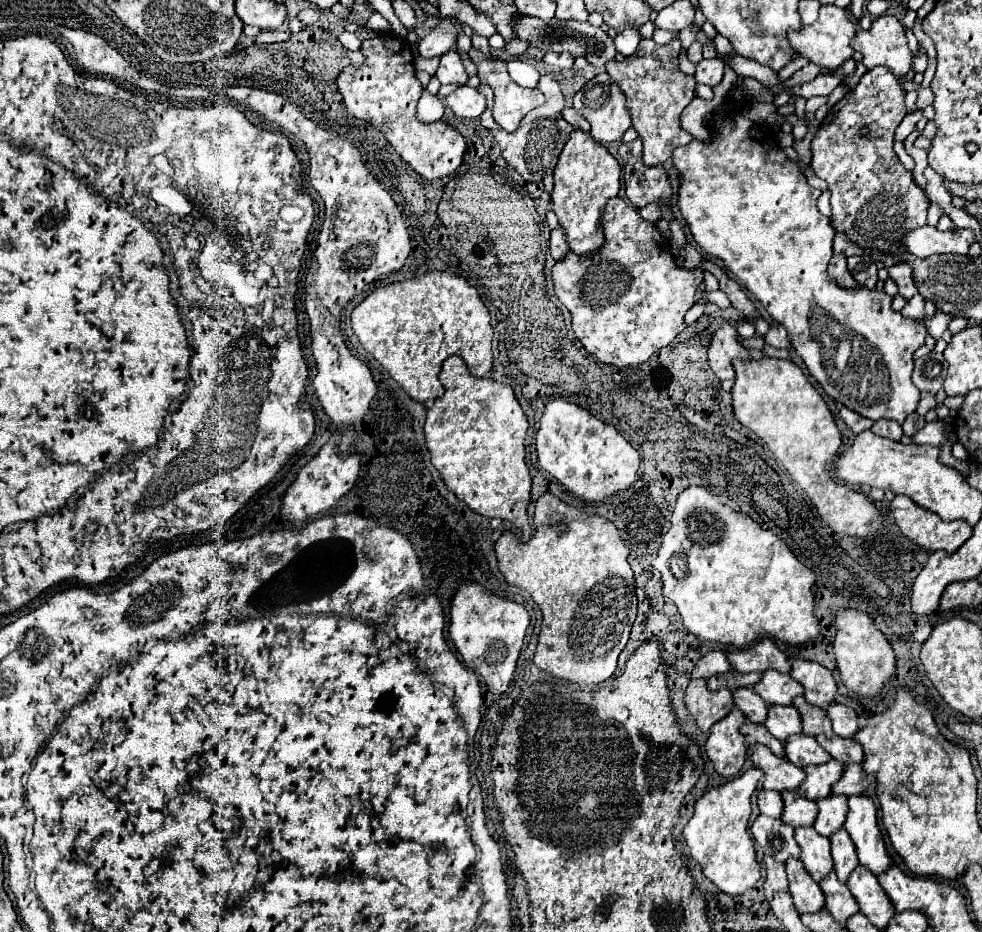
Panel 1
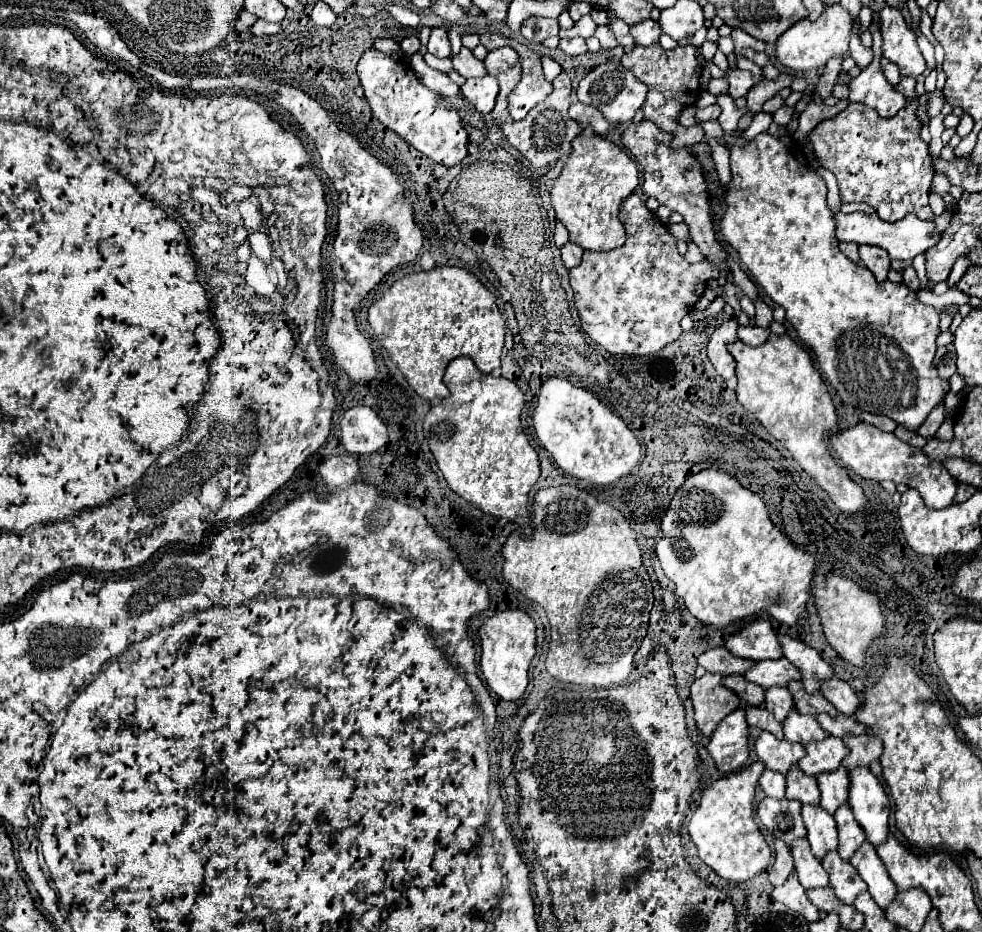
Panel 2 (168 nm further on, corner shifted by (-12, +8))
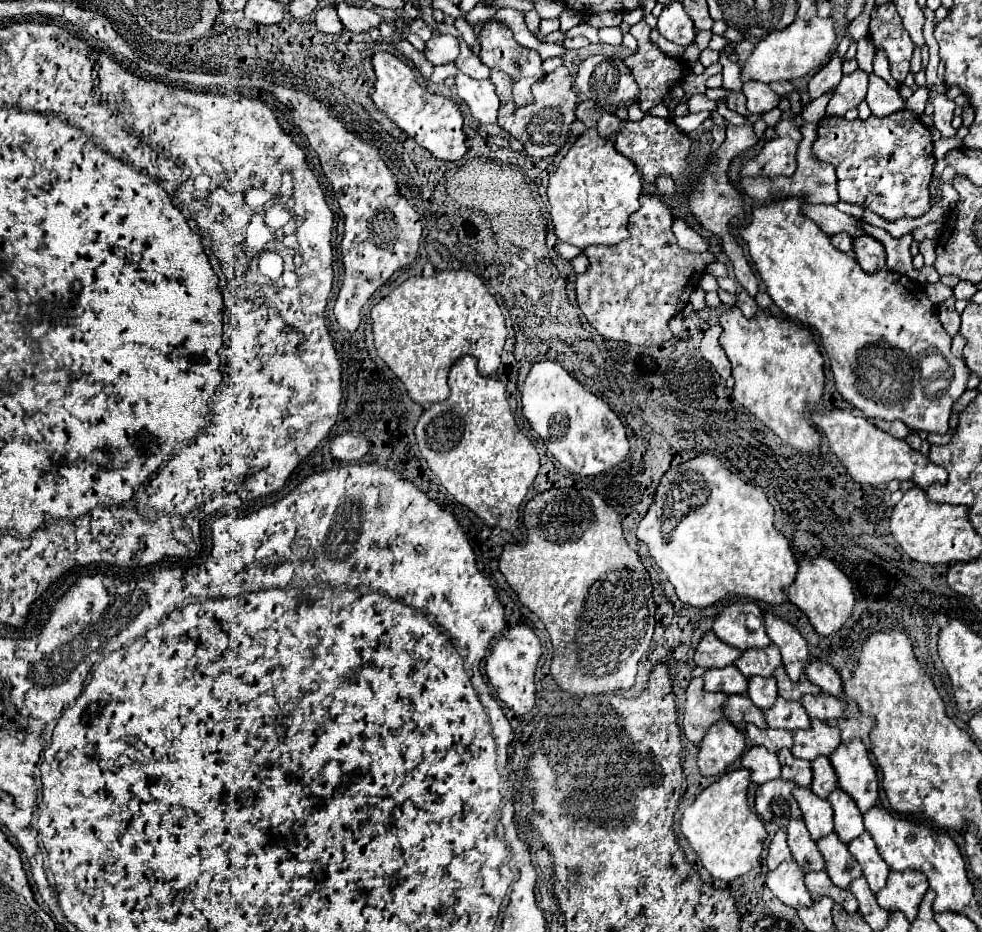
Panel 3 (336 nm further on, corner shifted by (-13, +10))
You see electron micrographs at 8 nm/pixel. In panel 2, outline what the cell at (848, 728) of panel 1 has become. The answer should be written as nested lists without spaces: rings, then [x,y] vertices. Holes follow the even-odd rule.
[[[833,677],[831,681],[823,681],[821,683],[821,693],[825,695],[825,699],[829,703],[833,703],[837,707],[839,713],[853,717],[857,713],[857,709],[861,707],[861,701],[857,699],[855,691],[841,679]]]

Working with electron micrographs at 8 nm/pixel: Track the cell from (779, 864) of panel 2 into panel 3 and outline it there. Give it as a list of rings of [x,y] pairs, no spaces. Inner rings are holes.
[[[780,829],[772,839],[770,839],[770,847],[768,847],[768,855],[766,855],[766,863],[768,863],[768,869],[776,869],[782,861],[790,859],[792,853],[790,853],[790,847],[786,843],[786,833]]]

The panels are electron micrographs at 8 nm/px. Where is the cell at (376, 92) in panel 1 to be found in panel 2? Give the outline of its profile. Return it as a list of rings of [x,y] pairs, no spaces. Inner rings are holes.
[[[367,49],[359,59],[357,75],[361,79],[365,99],[371,105],[373,115],[385,127],[401,135],[411,147],[415,147],[435,163],[441,163],[445,167],[461,163],[461,159],[467,155],[469,135],[461,125],[457,109],[445,97],[429,91],[419,81],[407,59],[395,61],[393,57],[377,49]]]

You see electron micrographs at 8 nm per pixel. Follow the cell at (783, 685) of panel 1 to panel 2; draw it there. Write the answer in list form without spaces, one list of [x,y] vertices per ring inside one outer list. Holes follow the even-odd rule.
[[[785,657],[777,661],[759,661],[745,673],[745,679],[761,685],[763,689],[769,687],[787,687],[789,681],[801,681],[801,671],[793,667]]]

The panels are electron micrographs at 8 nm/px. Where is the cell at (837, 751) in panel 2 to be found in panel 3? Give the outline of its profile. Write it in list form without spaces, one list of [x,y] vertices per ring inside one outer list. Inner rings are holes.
[[[810,719],[810,729],[794,731],[794,749],[792,755],[814,761],[818,755],[830,755],[832,749],[840,743],[840,729],[832,727],[820,719]]]

